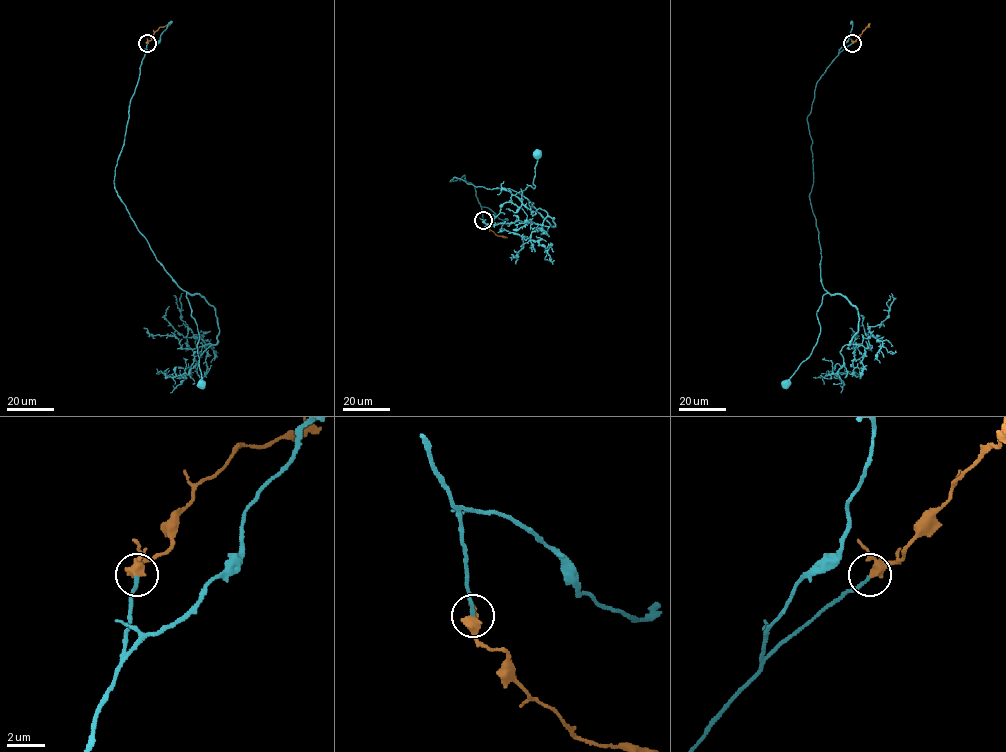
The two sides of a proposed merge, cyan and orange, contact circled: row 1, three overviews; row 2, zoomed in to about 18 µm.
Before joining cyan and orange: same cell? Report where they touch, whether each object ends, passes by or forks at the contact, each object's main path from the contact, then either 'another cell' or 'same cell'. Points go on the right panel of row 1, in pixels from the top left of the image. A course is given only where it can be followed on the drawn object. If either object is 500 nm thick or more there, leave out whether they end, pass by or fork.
(852, 43) | cyan ends | orange passes by | cyan via (851, 43), (817, 81), (807, 118), (809, 197), (827, 292), (816, 314), (817, 342), (785, 384) | orange via (852, 43), (870, 23) | same cell

